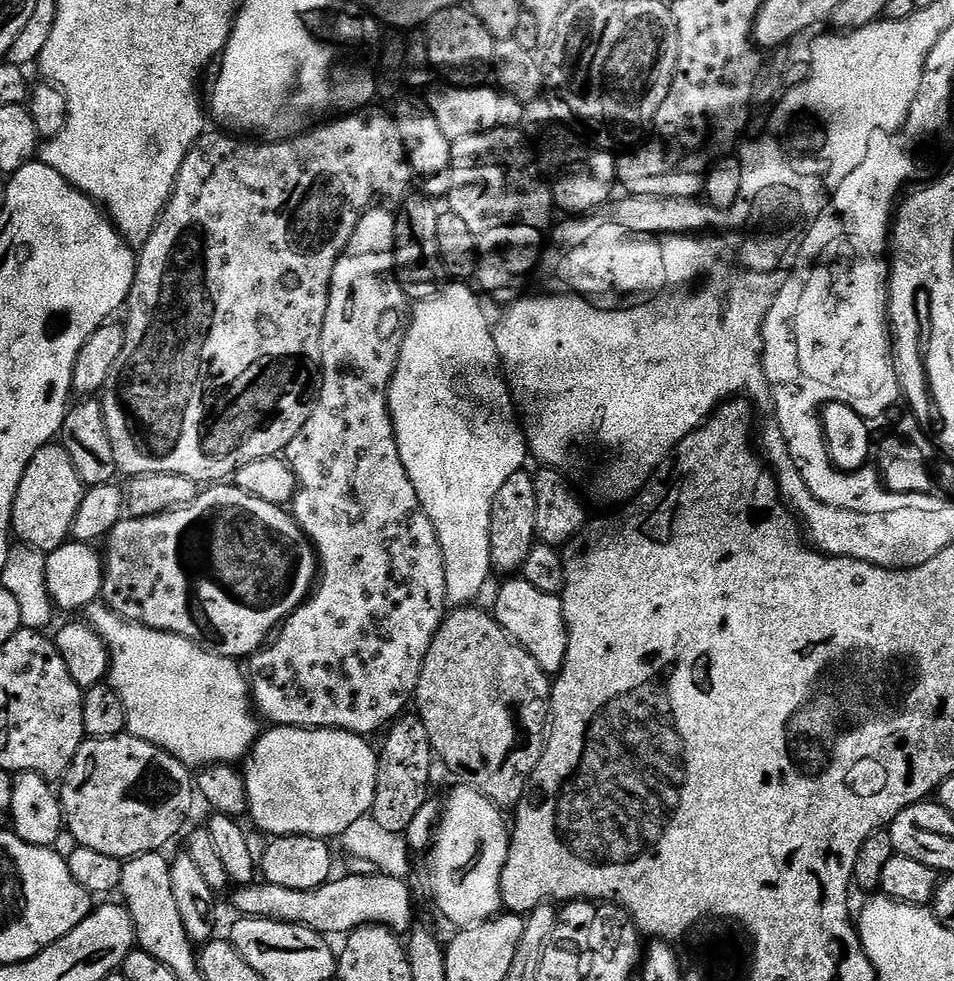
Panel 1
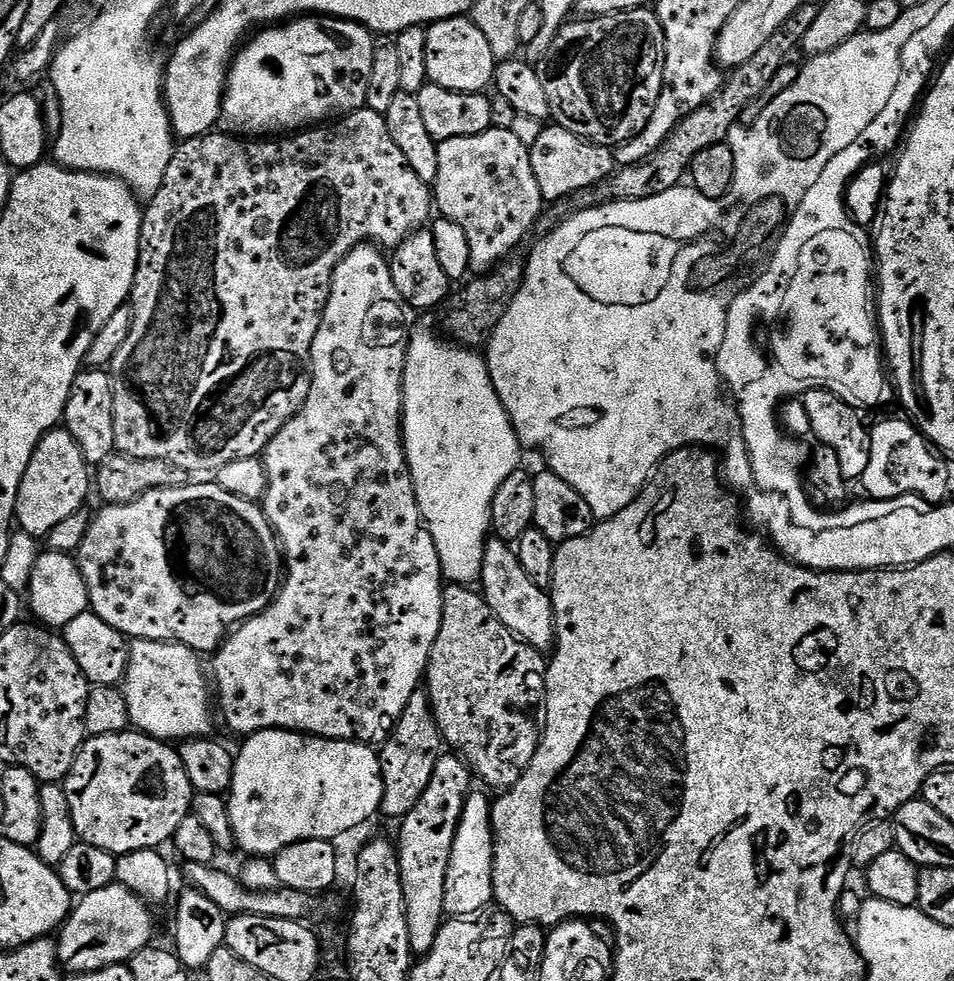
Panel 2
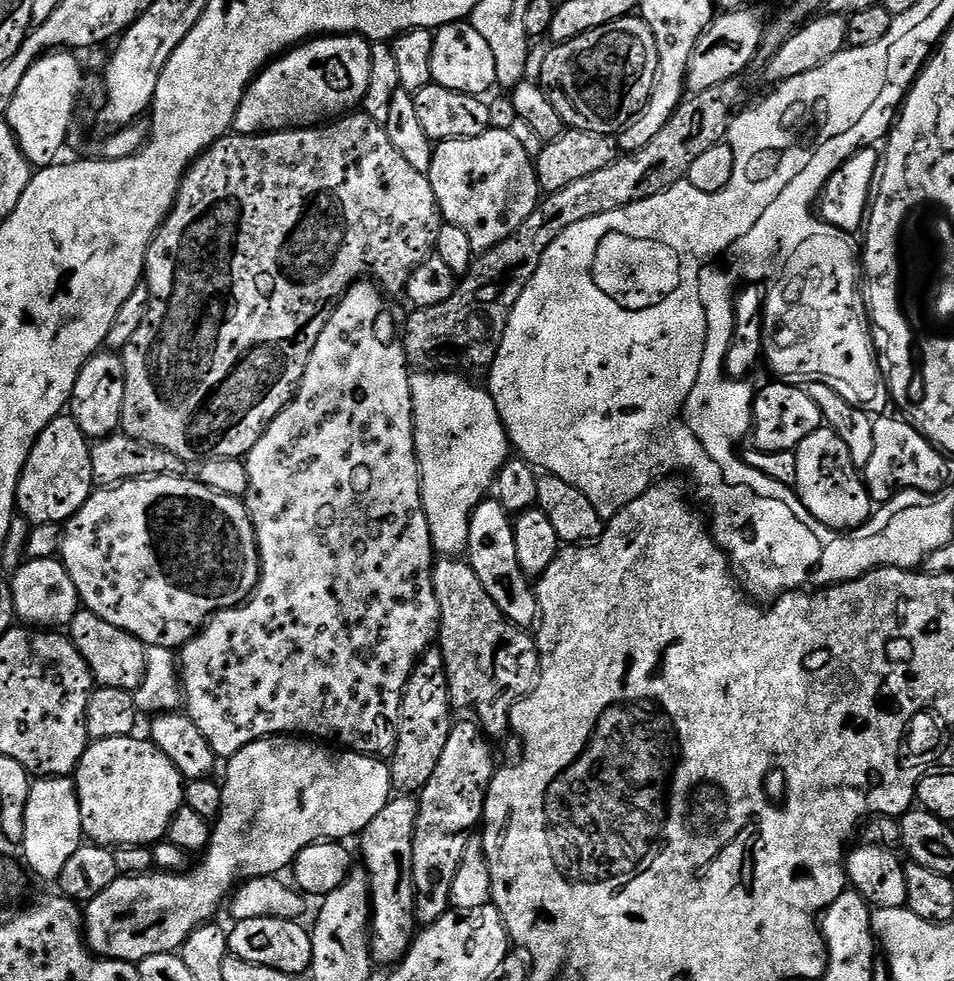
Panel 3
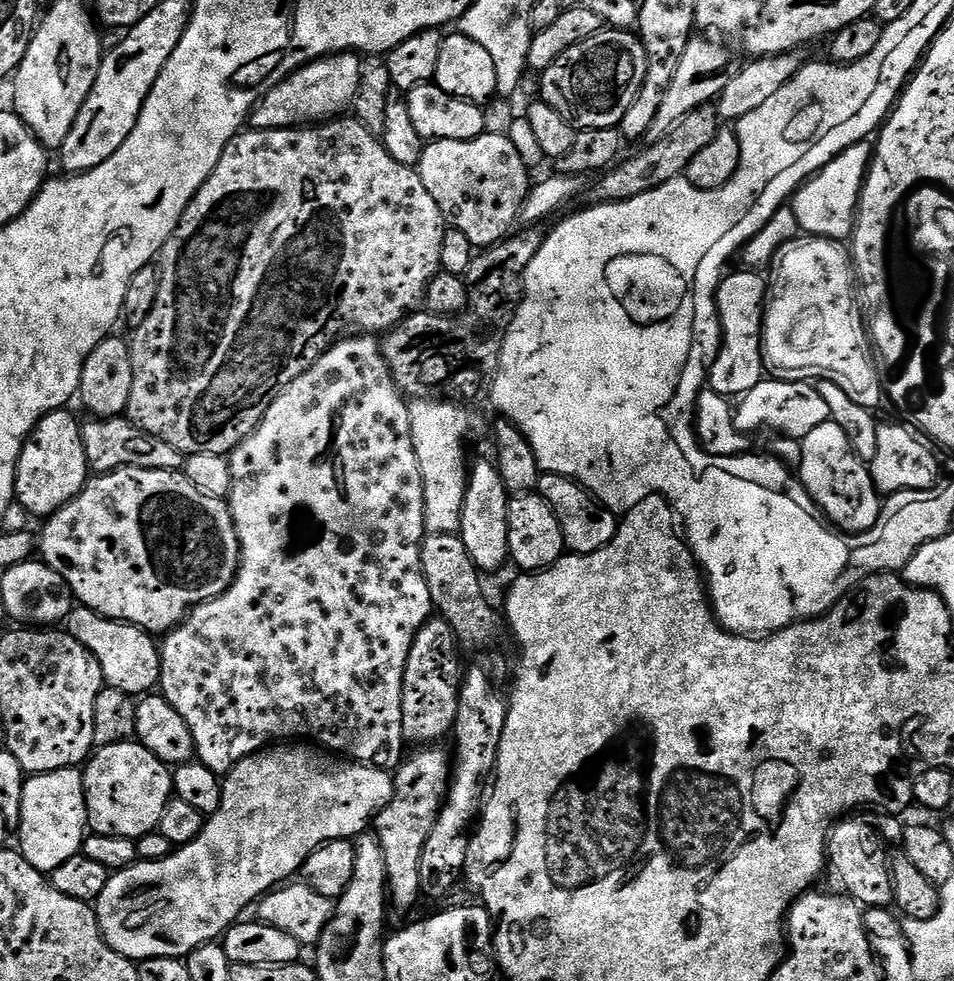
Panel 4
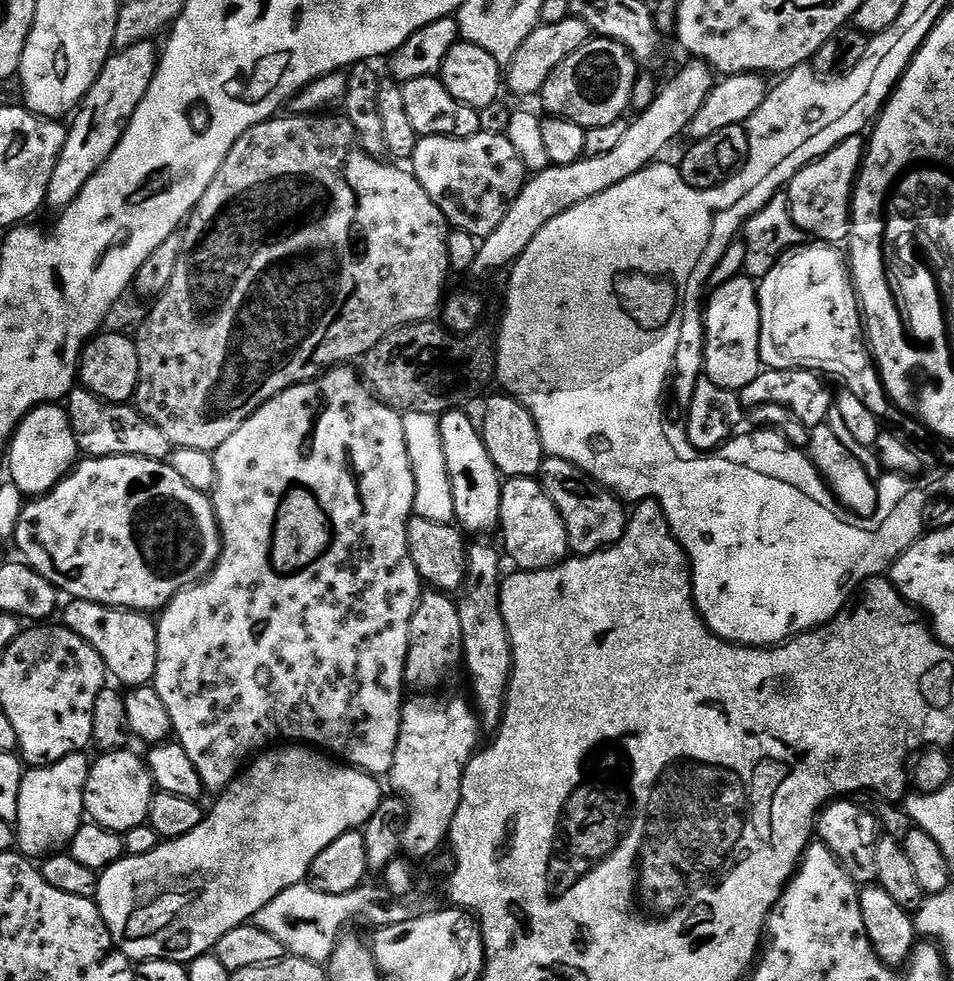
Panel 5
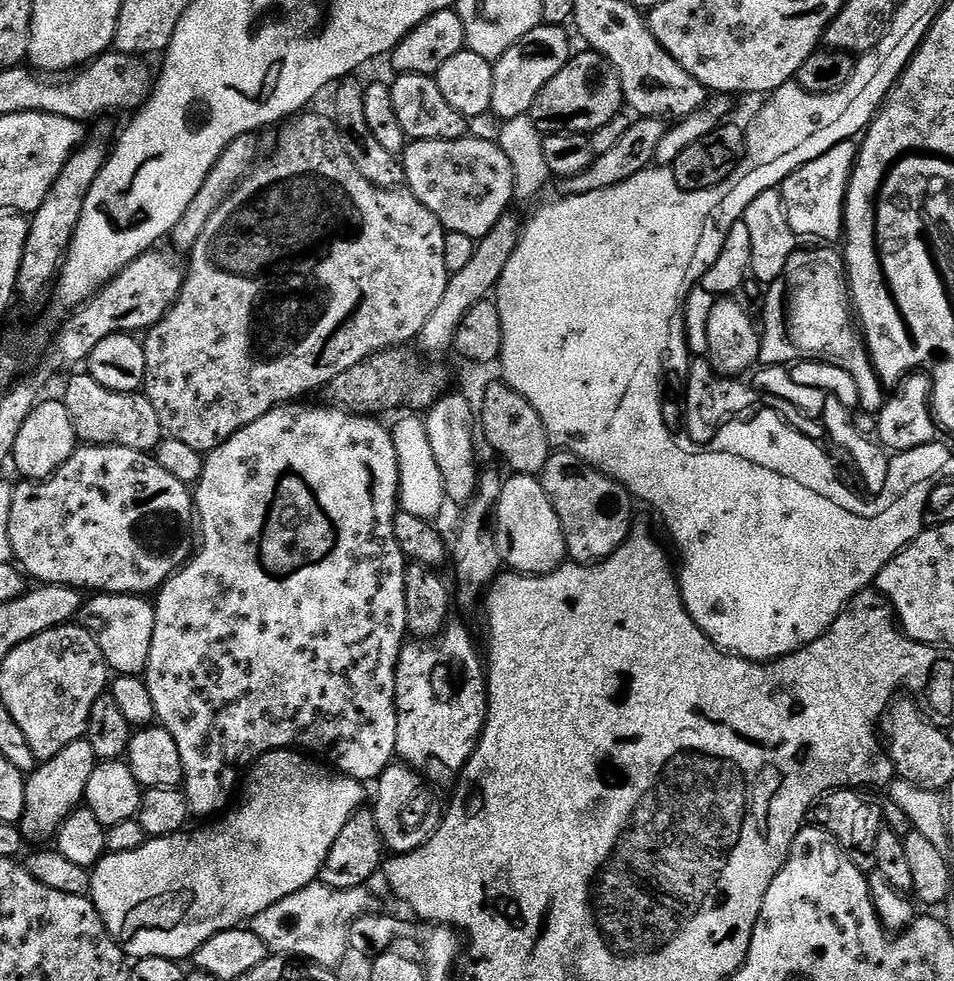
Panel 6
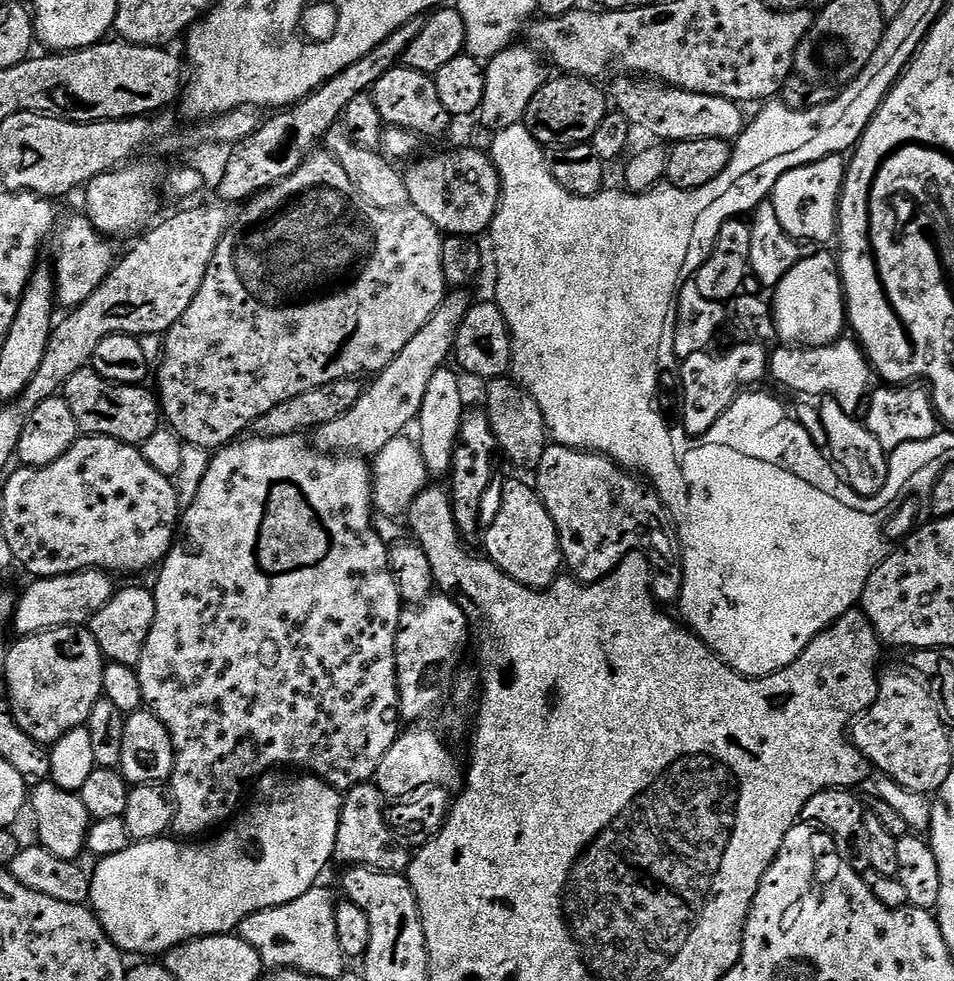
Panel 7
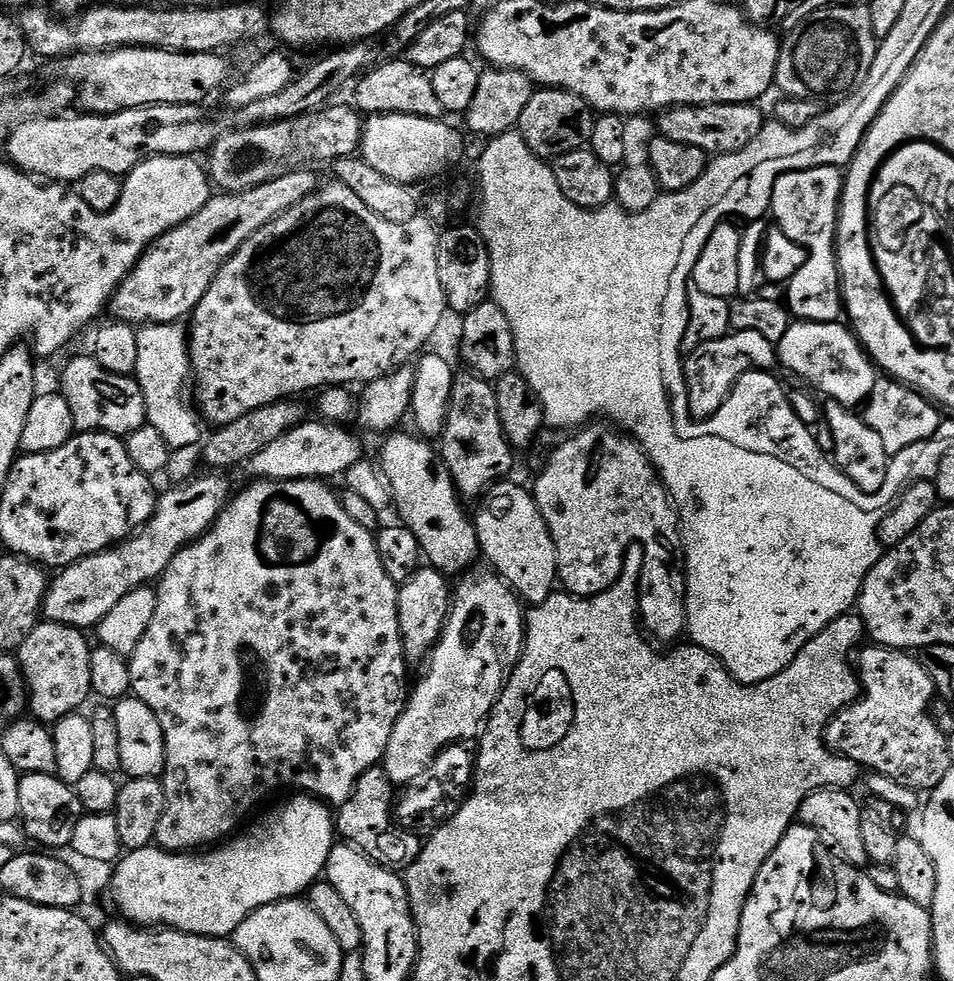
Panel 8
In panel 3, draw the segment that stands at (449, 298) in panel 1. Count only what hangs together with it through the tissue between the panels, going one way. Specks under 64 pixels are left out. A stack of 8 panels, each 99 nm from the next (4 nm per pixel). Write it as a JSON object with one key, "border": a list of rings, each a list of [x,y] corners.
{"border":[[[420,370],[411,380],[416,456],[420,466],[420,492],[423,494],[424,513],[430,526],[432,547],[441,557],[459,557],[467,553],[472,512],[491,491],[498,472],[512,452],[510,437],[501,422],[497,404],[491,393],[483,387],[476,388],[467,380],[467,377],[450,370]]]}

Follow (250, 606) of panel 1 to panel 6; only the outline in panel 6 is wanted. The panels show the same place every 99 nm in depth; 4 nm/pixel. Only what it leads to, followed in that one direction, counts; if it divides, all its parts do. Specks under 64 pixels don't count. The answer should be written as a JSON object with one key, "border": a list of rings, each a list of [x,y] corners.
{"border":[[[89,444],[77,447],[76,453],[66,461],[54,475],[47,480],[24,480],[17,483],[12,490],[10,502],[10,546],[15,563],[29,577],[32,576],[40,584],[65,584],[71,588],[87,590],[92,594],[109,592],[110,594],[126,594],[127,596],[147,597],[159,592],[175,572],[179,572],[188,563],[194,552],[194,540],[188,537],[188,531],[194,528],[194,496],[189,485],[178,482],[171,474],[166,474],[162,466],[158,466],[155,455],[129,448],[119,448],[113,444]]]}

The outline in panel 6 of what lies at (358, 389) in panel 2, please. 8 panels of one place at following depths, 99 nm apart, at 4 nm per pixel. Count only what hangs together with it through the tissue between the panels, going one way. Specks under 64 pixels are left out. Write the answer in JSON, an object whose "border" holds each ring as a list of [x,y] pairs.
{"border":[[[292,402],[270,410],[258,418],[258,422],[250,422],[250,426],[238,430],[238,434],[204,456],[202,478],[194,485],[194,516],[198,521],[198,532],[200,528],[198,547],[188,563],[175,572],[154,596],[154,642],[150,642],[150,658],[146,658],[142,678],[150,690],[150,698],[154,698],[159,727],[167,730],[178,745],[184,771],[184,802],[193,817],[215,817],[223,813],[248,769],[258,758],[279,748],[311,754],[327,762],[341,776],[361,782],[379,780],[396,756],[396,667],[409,631],[404,578],[406,561],[392,534],[400,491],[400,467],[392,433],[376,421],[379,419],[331,406],[311,408],[304,403],[308,402]]]}

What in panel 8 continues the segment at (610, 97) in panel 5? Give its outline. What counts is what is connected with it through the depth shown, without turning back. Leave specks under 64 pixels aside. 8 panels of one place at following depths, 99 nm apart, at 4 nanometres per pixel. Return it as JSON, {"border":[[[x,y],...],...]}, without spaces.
{"border":[[[541,87],[533,91],[518,125],[520,137],[532,153],[541,158],[555,158],[567,152],[579,152],[585,147],[594,130],[596,116],[592,108],[578,94],[561,88]]]}

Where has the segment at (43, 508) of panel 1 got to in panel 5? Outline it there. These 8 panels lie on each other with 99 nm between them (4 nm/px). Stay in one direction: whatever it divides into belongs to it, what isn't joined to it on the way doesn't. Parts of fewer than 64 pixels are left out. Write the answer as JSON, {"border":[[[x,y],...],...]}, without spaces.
{"border":[[[59,403],[41,404],[26,414],[6,449],[10,482],[22,490],[25,498],[44,496],[58,486],[76,467],[81,455],[74,430],[70,426],[67,407]]]}

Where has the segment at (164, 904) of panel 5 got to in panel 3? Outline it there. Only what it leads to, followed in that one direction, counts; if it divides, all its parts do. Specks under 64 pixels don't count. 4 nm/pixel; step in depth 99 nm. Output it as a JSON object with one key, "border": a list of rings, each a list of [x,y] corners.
{"border":[[[269,736],[266,740],[259,740],[234,754],[227,761],[228,777],[222,780],[224,793],[220,799],[220,814],[214,821],[212,829],[212,840],[208,843],[206,851],[203,853],[200,865],[191,870],[177,874],[174,872],[161,872],[159,870],[149,871],[147,874],[124,874],[115,880],[98,898],[87,901],[86,911],[84,912],[84,931],[86,933],[86,943],[97,956],[103,956],[109,960],[127,960],[129,962],[139,962],[150,958],[150,954],[166,954],[176,952],[184,945],[186,938],[201,924],[211,921],[212,916],[222,905],[232,896],[238,882],[248,881],[261,876],[276,876],[284,868],[291,869],[292,863],[296,861],[296,856],[306,846],[316,844],[319,840],[343,841],[345,837],[355,837],[364,831],[364,827],[374,819],[374,814],[387,806],[388,801],[393,799],[394,785],[392,783],[391,767],[383,759],[375,756],[364,756],[361,752],[351,750],[333,750],[328,746],[321,746],[308,738],[289,738],[283,736]]]}

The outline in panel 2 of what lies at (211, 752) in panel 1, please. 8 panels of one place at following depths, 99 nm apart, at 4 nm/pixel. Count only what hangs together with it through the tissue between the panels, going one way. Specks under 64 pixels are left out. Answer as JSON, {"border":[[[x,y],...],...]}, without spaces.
{"border":[[[166,640],[131,641],[128,649],[128,673],[124,676],[122,687],[126,706],[130,706],[131,727],[137,728],[137,733],[165,742],[199,740],[213,735],[214,696],[210,691],[205,665],[203,668],[200,660],[198,653],[184,644],[173,644]]]}

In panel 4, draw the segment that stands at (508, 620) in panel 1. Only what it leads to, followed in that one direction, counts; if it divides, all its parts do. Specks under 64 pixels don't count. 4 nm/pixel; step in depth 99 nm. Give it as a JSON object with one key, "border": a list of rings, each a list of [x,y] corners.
{"border":[[[491,459],[480,460],[471,465],[467,473],[465,500],[460,519],[460,541],[470,550],[470,558],[481,573],[496,572],[505,563],[509,563],[508,555],[508,501],[510,493],[502,482],[500,472]]]}

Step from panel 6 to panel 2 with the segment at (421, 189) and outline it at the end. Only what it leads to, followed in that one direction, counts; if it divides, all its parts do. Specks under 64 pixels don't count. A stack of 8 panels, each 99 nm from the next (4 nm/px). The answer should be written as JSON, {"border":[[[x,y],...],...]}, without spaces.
{"border":[[[487,128],[482,134],[466,138],[450,138],[439,141],[438,178],[434,185],[434,208],[443,219],[458,222],[470,242],[472,272],[483,274],[492,271],[501,260],[513,255],[516,248],[539,225],[540,213],[546,202],[542,190],[538,190],[538,178],[534,178],[534,166],[530,166],[529,147],[515,137],[510,128]]]}

